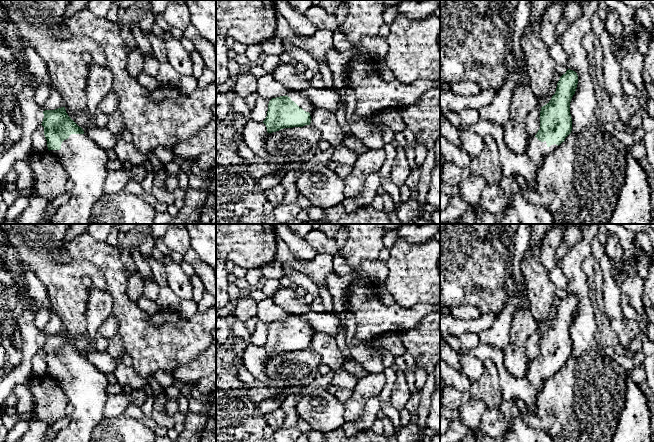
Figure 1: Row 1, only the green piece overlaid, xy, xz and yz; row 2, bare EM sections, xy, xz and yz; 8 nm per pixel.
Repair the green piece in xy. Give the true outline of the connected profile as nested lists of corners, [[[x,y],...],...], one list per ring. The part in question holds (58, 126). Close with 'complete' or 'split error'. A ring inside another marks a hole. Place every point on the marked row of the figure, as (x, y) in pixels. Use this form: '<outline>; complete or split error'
[[[65,107],[43,111],[42,126],[47,140],[48,150],[62,163],[73,182],[73,189],[68,201],[59,209],[54,210],[52,224],[90,224],[91,211],[94,203],[104,194],[107,177],[107,152],[91,140],[66,113]]]; split error

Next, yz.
[[[568,69],[558,83],[551,100],[541,107],[540,129],[530,138],[526,154],[538,170],[544,158],[553,152],[572,131],[570,102],[578,84],[578,75]]]; split error

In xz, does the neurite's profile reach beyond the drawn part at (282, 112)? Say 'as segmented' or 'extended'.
extended

